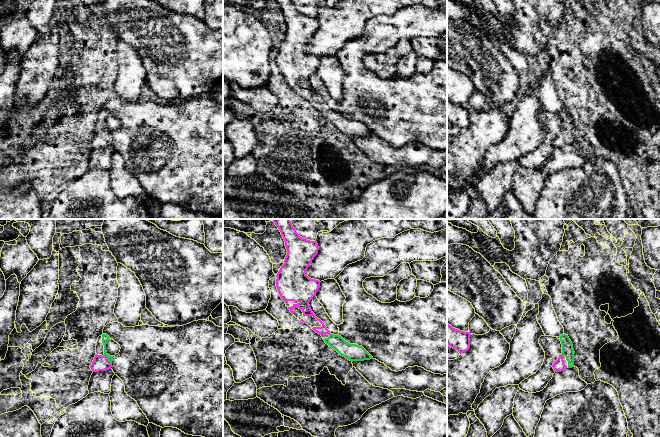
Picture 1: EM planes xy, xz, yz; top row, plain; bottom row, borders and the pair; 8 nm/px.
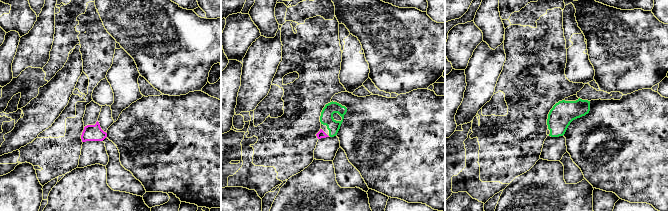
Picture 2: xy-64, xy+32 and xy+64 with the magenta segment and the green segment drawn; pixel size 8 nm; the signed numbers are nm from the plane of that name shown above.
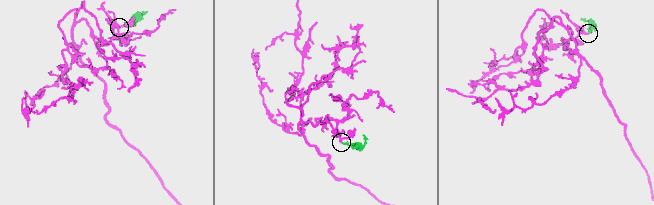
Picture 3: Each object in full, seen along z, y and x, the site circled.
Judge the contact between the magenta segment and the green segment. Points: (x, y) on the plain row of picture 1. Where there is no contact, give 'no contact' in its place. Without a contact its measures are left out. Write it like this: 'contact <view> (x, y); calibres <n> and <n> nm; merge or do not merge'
contact xy (107, 135); calibres 130 and 60 nm; merge

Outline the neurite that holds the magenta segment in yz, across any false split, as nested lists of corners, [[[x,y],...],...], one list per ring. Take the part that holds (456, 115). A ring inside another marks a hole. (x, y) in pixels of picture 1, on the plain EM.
[[[447,99],[447,121],[463,129],[470,124],[470,108],[460,107]]]

